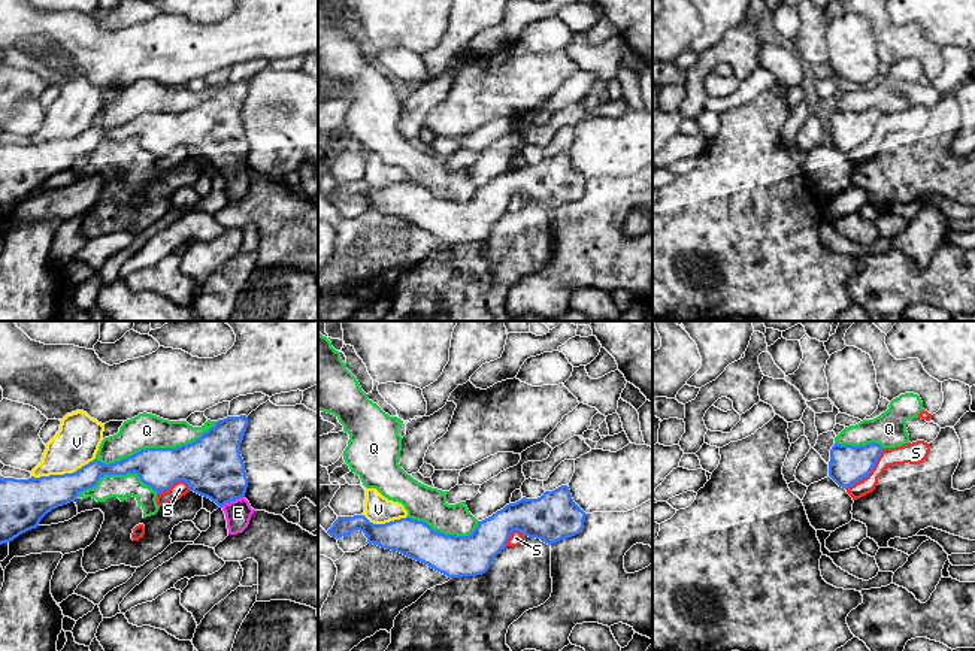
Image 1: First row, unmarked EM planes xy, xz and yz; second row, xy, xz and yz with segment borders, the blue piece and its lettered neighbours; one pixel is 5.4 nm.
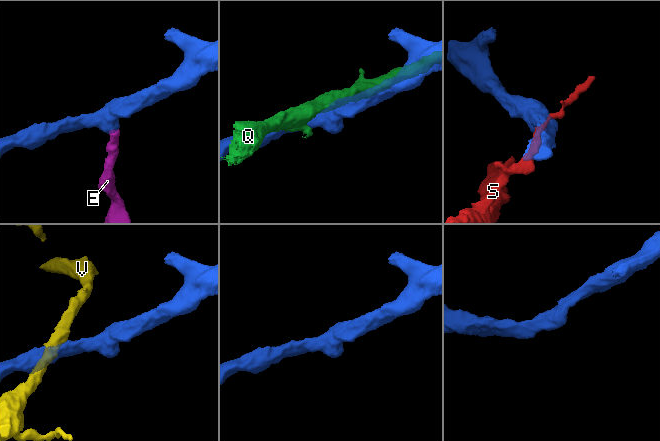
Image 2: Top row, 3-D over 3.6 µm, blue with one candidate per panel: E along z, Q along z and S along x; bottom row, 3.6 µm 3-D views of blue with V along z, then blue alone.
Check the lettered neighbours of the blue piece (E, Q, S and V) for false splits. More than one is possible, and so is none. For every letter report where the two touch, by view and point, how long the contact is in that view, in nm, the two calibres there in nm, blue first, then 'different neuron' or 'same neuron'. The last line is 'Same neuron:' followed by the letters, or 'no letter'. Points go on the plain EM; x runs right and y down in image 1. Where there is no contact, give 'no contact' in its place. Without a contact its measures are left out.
E: meets blue in xy at (232, 166); contact 140 nm long; 320 nm thick on the blue side, 140 nm on the other; same neuron
Q: meets blue in xy at (156, 114); contact 700 nm long; 240 nm thick on the blue side, 190 nm on the other; different neuron
S: meets blue in yz at (869, 138); contact 300 nm long; 200 nm thick on the blue side, 110 nm on the other; different neuron
V: meets blue in xy at (61, 141); contact 340 nm long; 260 nm thick on the blue side, 240 nm on the other; different neuron
Same neuron: E

